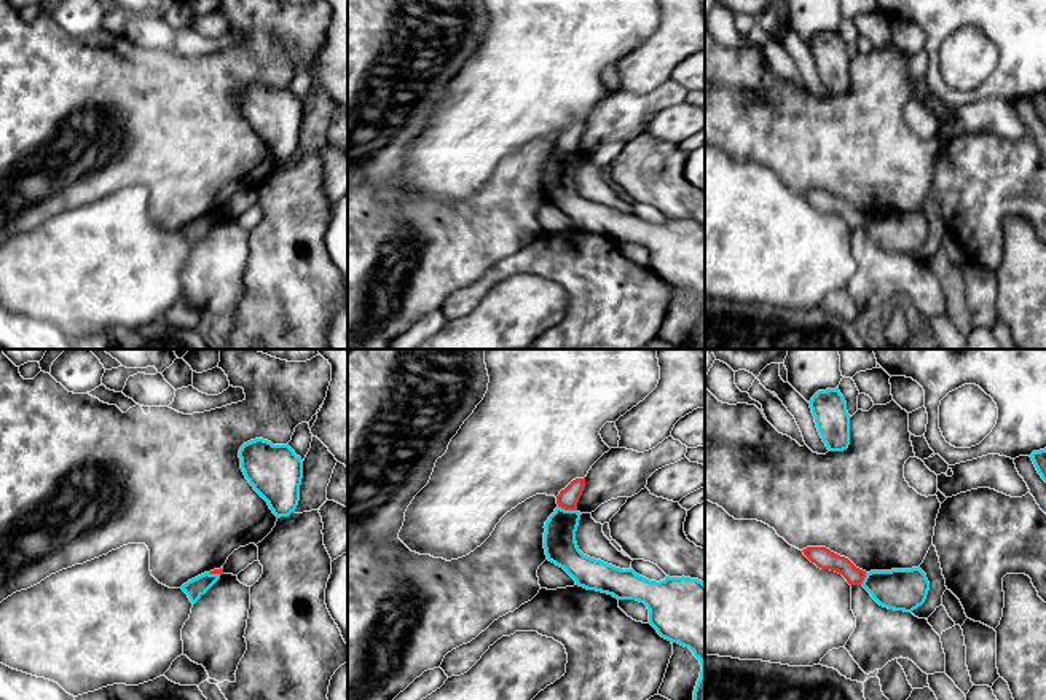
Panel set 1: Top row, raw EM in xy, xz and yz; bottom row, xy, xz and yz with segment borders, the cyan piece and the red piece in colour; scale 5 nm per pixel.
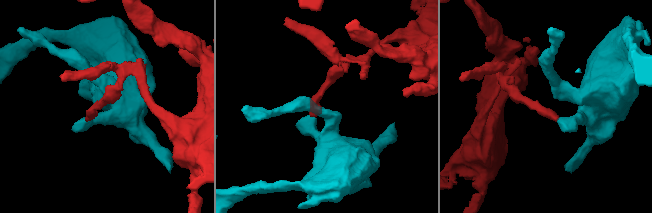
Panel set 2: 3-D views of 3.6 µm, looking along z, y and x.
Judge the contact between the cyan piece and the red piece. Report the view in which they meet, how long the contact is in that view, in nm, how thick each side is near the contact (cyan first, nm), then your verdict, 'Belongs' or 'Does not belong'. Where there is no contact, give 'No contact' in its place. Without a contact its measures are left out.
Touches cyan in xz. Shared border 100 nm. Thickness 160 nm (cyan) against 110 nm. Does not belong

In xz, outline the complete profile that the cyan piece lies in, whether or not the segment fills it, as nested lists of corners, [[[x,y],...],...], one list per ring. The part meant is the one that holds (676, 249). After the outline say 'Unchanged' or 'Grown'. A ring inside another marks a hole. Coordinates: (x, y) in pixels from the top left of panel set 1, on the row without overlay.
[[[556,150],[545,164],[547,203],[563,210],[579,230],[636,242],[649,252],[649,266],[657,276],[684,290],[700,303],[702,314],[694,333],[694,348],[705,349],[705,226],[690,220],[655,225],[633,212],[620,212],[584,198],[576,185],[580,155]]]. Unchanged

